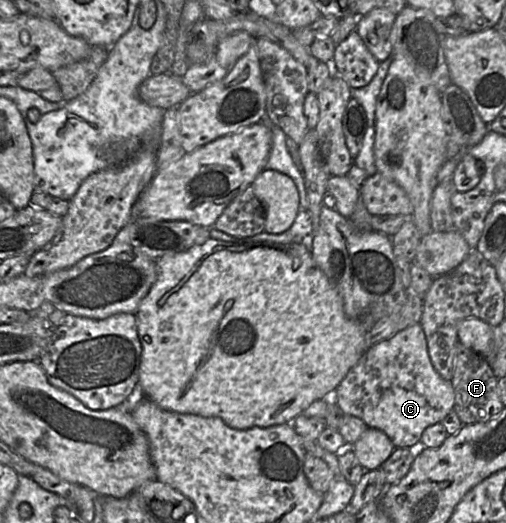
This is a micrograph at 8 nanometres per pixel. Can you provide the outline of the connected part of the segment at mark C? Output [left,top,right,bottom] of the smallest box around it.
[335,323,455,448]

